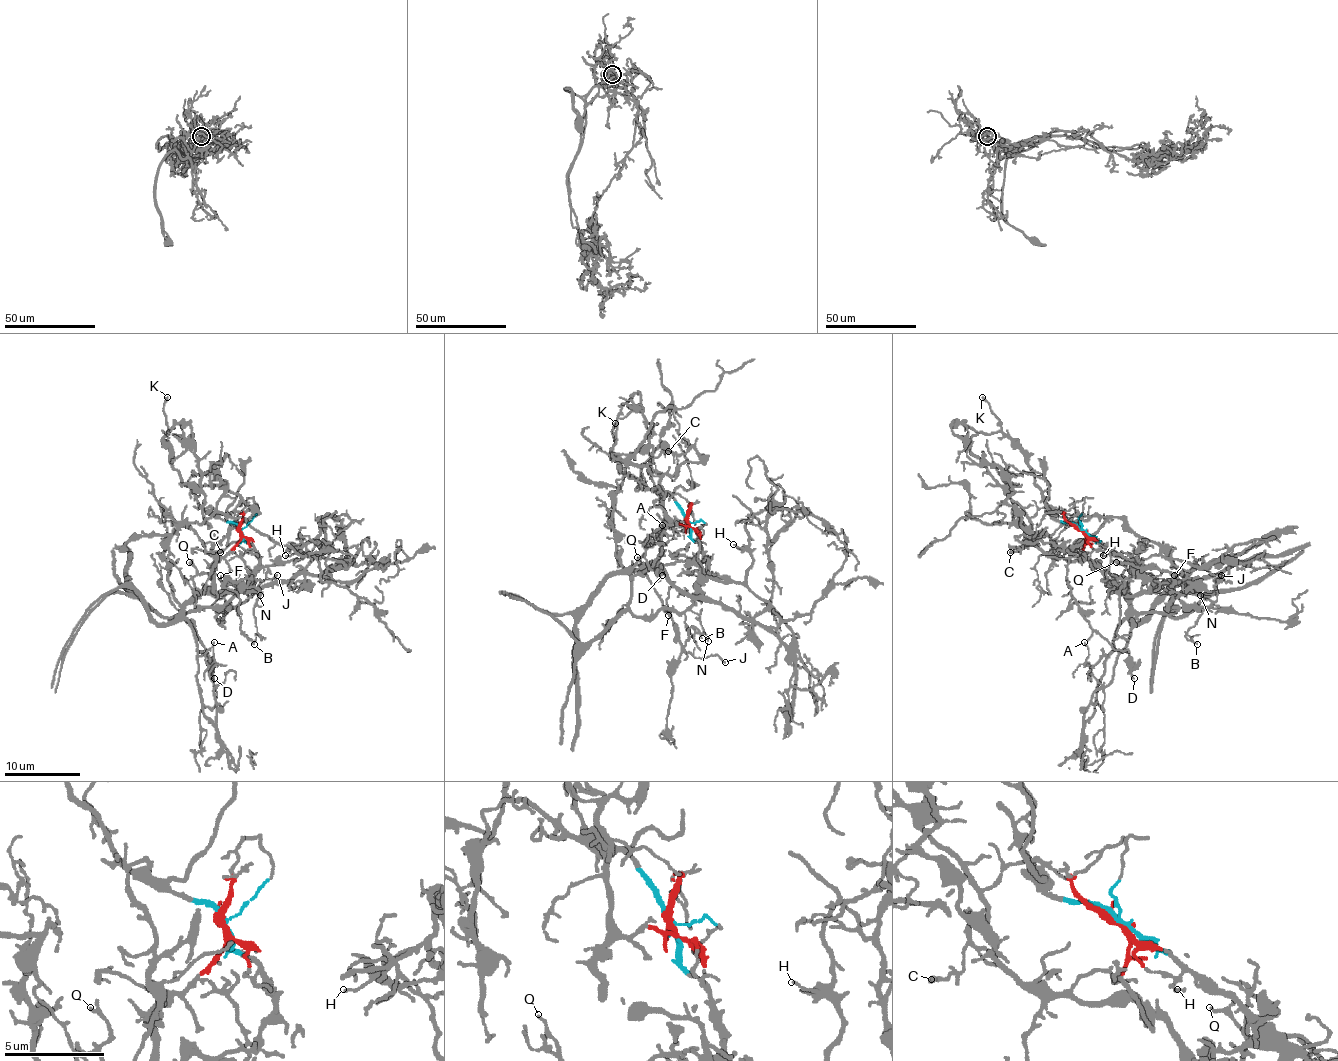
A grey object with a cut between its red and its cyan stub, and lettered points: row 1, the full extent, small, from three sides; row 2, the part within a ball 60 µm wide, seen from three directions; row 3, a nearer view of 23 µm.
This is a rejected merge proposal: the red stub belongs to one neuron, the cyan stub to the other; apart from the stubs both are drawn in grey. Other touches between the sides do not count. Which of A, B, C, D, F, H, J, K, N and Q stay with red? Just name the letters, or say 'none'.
A, B, C, D, F, J, Q

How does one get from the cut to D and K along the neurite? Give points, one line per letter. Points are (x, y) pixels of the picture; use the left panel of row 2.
D: (239, 529), (239, 543), (210, 567), (210, 586), (184, 607), (195, 645), (207, 657), (214, 678)
K: (239, 529), (205, 510), (172, 466), (172, 449), (165, 442), (167, 423), (163, 405), (167, 398)

